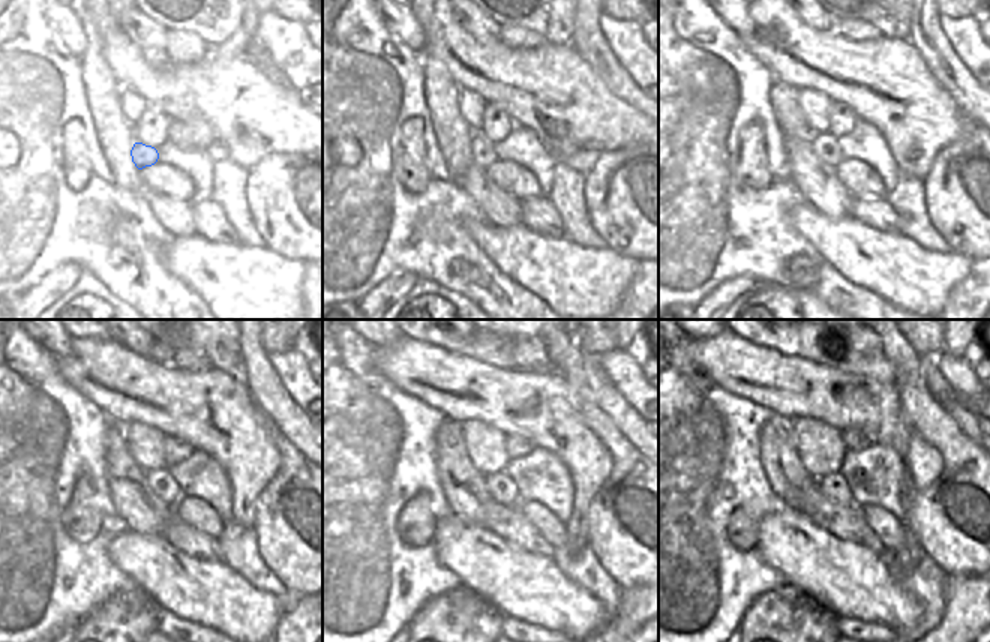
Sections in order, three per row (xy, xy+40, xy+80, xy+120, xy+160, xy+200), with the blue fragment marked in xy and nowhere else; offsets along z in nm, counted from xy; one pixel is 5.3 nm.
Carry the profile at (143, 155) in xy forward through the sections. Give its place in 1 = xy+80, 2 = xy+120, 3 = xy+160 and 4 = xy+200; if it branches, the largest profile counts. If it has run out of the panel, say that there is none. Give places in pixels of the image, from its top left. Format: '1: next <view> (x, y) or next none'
1: next xy+80 (825, 146)
2: next xy+120 (161, 482)
3: next xy+160 (500, 486)
4: next xy+200 (834, 486)

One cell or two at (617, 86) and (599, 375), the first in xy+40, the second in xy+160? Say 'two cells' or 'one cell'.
one cell

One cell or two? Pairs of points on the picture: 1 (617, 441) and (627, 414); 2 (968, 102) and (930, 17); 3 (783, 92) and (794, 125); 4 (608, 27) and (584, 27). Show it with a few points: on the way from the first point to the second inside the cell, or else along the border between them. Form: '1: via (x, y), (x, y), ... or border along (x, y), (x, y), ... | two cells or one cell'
1: border along (597, 405), (642, 455) | two cells
2: via (957, 81), (953, 66), (936, 50), (932, 38) | one cell
3: via (783, 99), (789, 117) | one cell
4: border along (599, 15), (599, 29), (617, 59) | two cells

